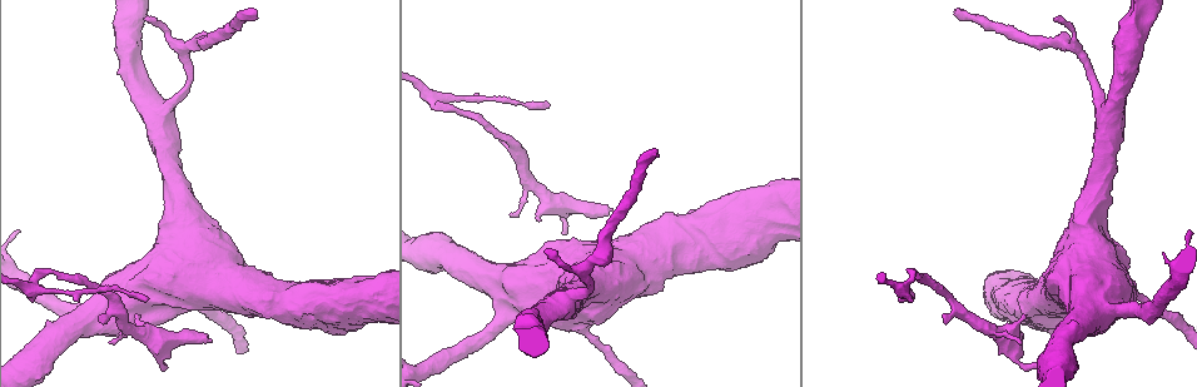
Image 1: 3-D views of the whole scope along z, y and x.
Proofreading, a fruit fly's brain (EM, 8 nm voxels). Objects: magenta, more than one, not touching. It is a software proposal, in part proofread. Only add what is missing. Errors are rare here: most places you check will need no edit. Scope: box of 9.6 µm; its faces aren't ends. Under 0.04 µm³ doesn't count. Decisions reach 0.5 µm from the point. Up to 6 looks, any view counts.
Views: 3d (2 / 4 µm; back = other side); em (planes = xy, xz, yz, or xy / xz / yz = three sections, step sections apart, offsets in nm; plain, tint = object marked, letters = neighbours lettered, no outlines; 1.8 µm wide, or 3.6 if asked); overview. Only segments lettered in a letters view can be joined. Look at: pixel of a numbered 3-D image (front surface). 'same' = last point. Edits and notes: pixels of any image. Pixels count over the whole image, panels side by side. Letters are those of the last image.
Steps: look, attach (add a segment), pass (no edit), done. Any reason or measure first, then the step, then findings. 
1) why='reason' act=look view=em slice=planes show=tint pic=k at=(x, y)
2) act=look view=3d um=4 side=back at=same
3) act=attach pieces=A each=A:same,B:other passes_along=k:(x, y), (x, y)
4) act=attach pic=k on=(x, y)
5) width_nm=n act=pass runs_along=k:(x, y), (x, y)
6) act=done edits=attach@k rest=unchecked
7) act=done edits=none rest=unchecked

act=look view=em slice=planes show=letters pic=1 at=(510, 214)

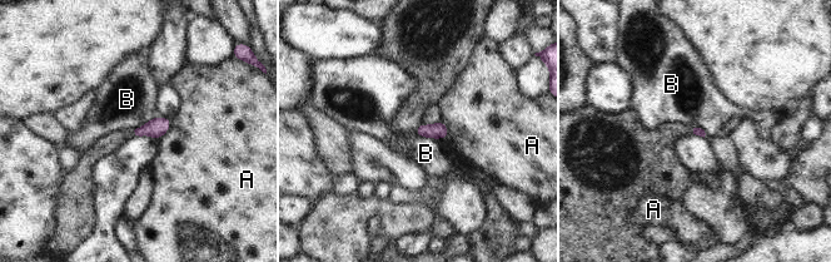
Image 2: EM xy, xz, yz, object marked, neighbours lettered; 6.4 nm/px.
act=pass each=A:other,B:other border=2:(157, 115), (134, 130) found='no lettered segment goes on from it'

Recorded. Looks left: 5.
why='an open end' act=look view=em slice=planes show=letters pic=1 at=(945, 325)

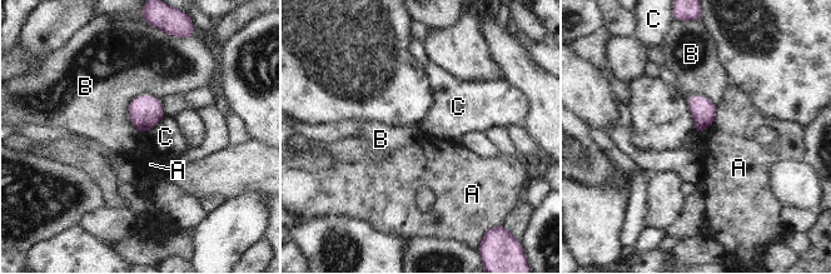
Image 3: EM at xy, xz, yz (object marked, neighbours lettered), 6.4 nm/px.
act=pass each=A:other,B:other,C:other border=3:(148, 93), (128, 106), (142, 134) found='no lettered segment goes on from it'

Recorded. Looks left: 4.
why='branch stops here' act=look view=em slice=planes show=letters pic=1 at=(613, 210)

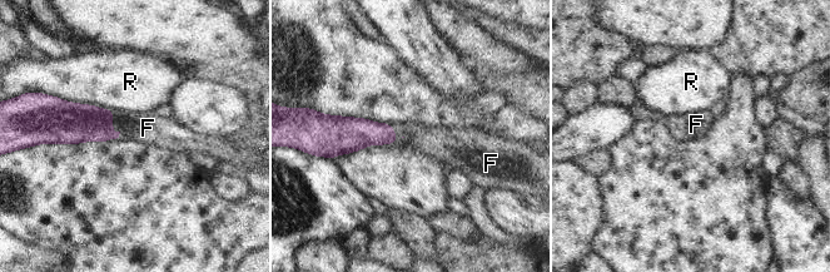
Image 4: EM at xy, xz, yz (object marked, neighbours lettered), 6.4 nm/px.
longest_contact=R:380nm act=attach pieces=F each=F:same,R:other found='it goes on there'

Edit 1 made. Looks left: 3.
act=done edits=attach@4 rest=unchecked

